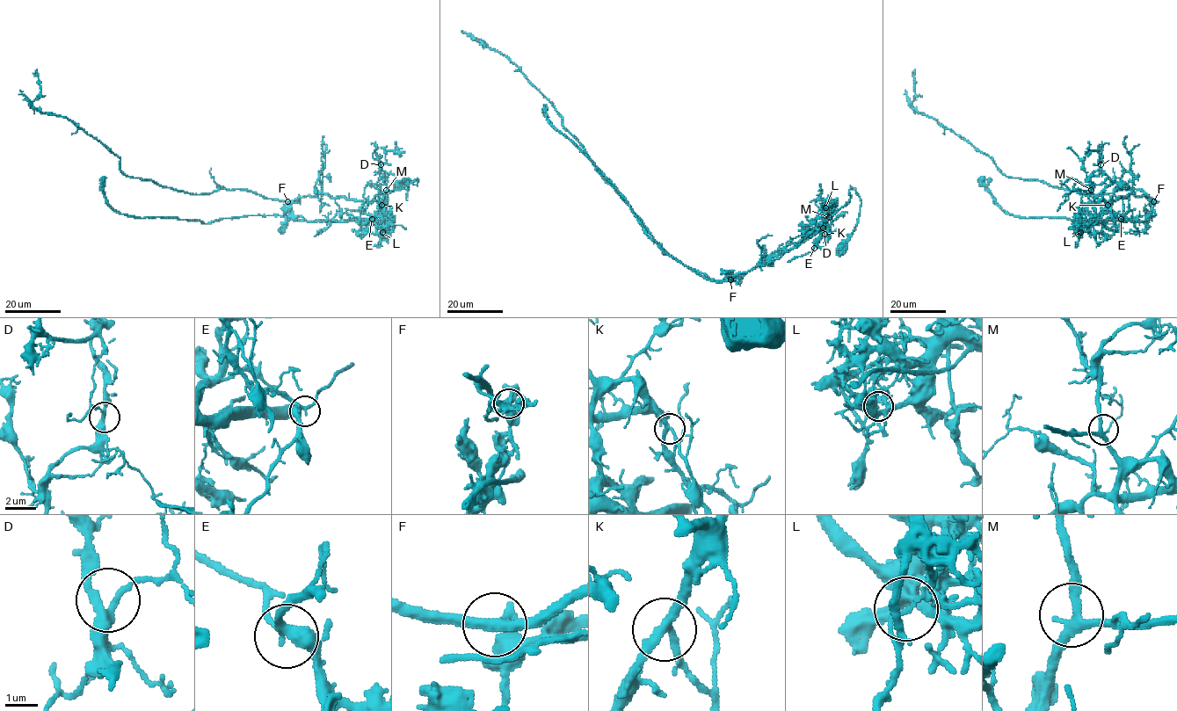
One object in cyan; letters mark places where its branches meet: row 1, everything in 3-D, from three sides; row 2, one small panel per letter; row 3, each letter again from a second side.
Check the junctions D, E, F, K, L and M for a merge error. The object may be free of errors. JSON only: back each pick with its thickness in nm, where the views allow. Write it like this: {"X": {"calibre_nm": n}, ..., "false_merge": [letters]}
{"L": {"calibre_nm": 110}, "false_merge": ["L"]}

